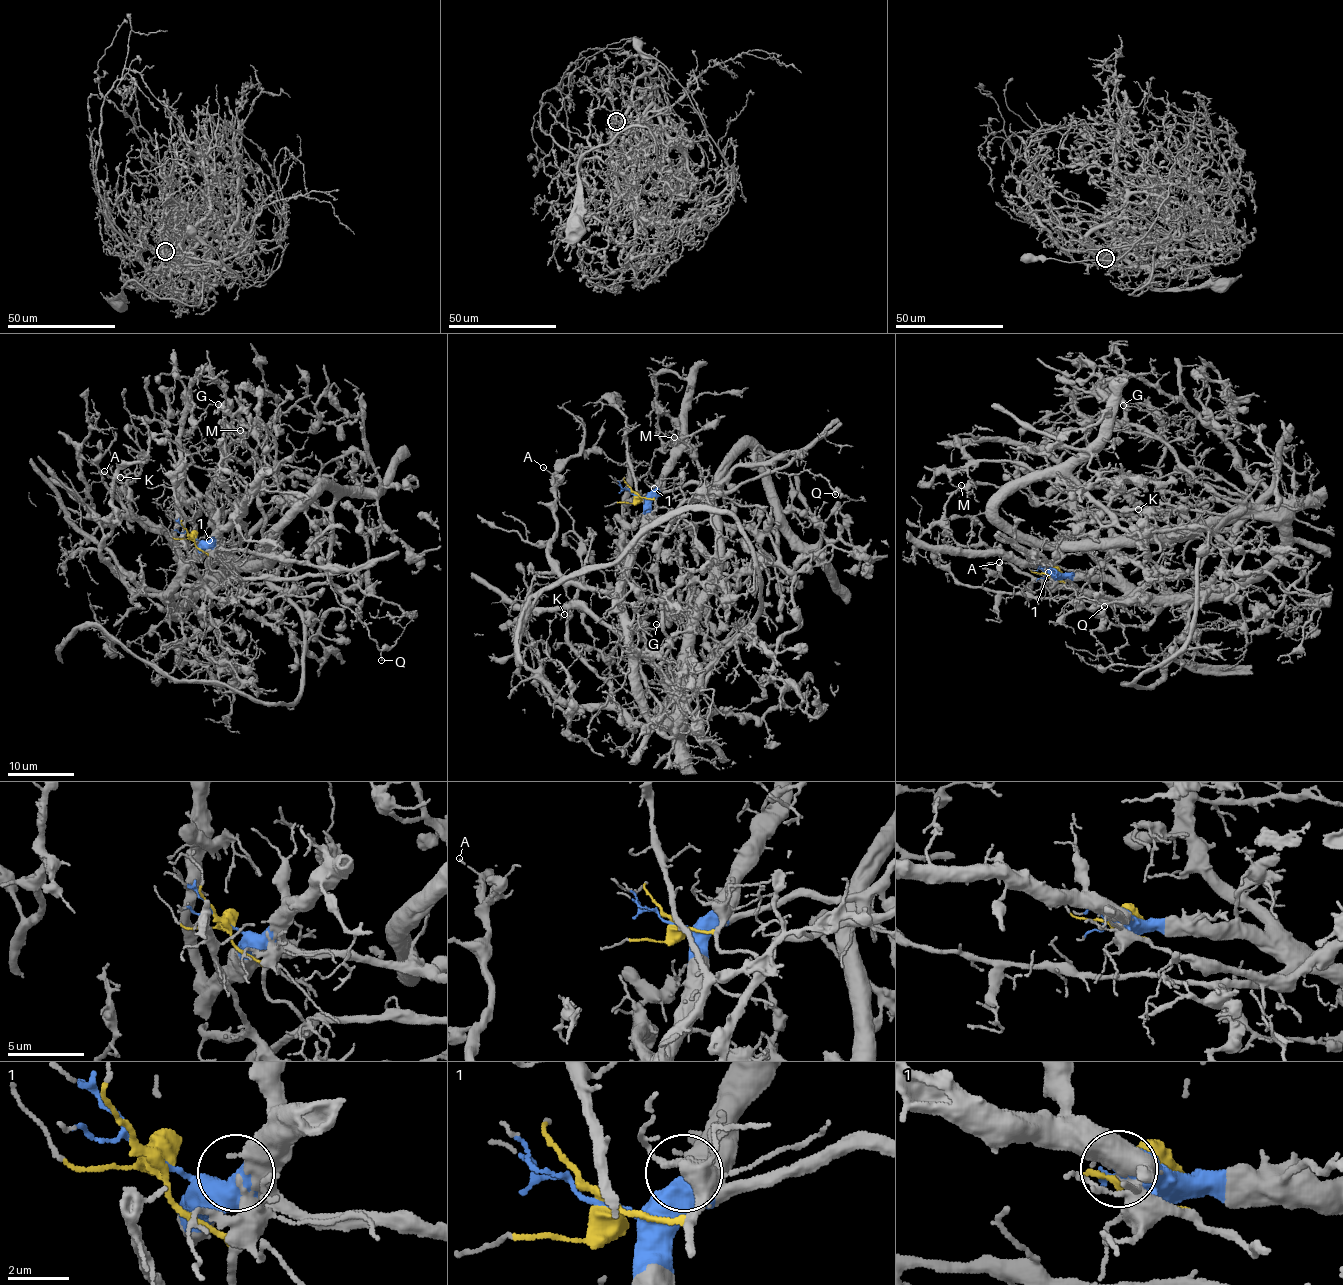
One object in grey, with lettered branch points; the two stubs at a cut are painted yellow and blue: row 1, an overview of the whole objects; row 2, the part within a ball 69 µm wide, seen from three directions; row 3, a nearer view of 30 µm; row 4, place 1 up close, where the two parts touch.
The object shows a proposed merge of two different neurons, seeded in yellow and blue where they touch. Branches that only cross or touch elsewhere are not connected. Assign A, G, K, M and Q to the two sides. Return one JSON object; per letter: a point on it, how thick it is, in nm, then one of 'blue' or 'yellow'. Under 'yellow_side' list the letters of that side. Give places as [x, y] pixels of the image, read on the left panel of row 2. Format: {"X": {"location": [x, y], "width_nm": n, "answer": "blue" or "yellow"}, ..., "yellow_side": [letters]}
{"A": {"location": [104, 471], "width_nm": 90, "answer": "blue"}, "G": {"location": [218, 404], "width_nm": 130, "answer": "blue"}, "K": {"location": [120, 477], "width_nm": 100, "answer": "blue"}, "M": {"location": [240, 430], "width_nm": 150, "answer": "blue"}, "Q": {"location": [381, 660], "width_nm": 130, "answer": "yellow"}, "yellow_side": ["Q"]}

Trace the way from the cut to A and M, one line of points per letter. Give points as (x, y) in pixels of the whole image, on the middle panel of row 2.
A: (636, 494), (644, 499), (644, 517), (633, 566), (612, 592), (590, 591), (549, 555), (554, 475), (543, 467)
M: (636, 494), (653, 491), (679, 443), (687, 380), (662, 372), (654, 377), (657, 424), (675, 438)

